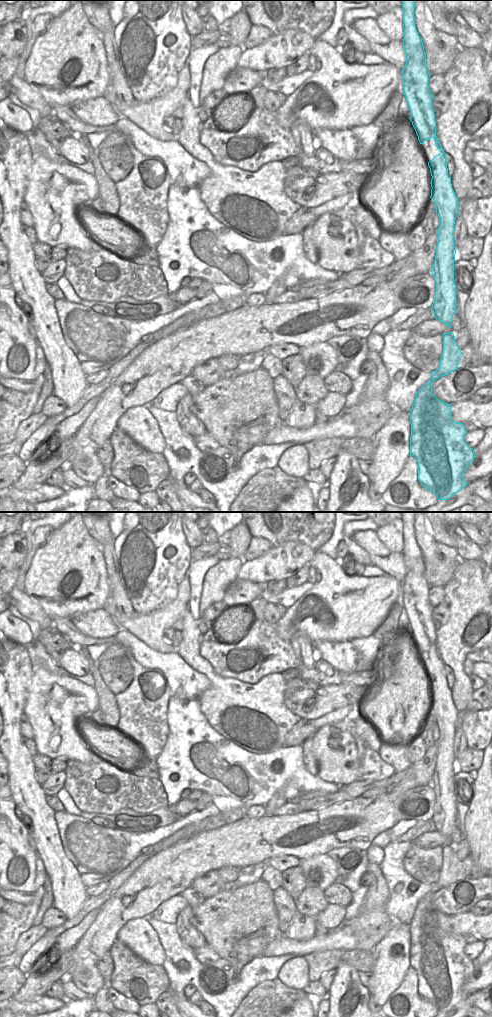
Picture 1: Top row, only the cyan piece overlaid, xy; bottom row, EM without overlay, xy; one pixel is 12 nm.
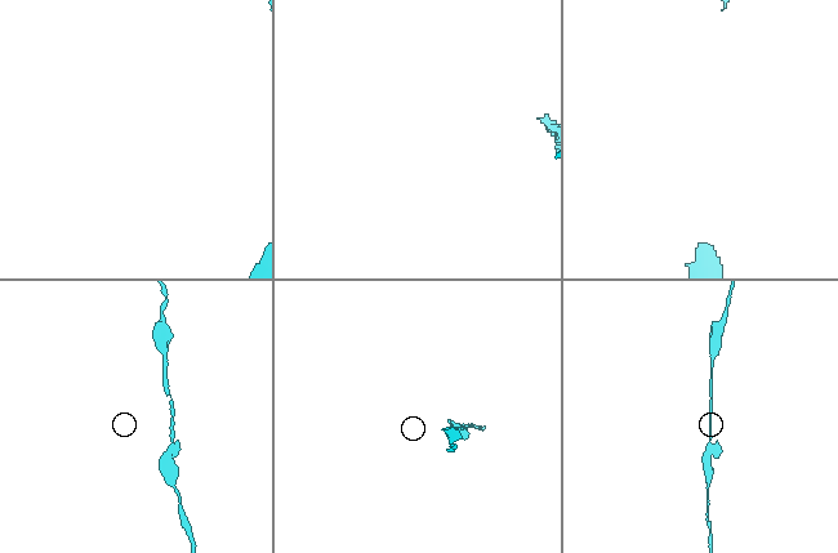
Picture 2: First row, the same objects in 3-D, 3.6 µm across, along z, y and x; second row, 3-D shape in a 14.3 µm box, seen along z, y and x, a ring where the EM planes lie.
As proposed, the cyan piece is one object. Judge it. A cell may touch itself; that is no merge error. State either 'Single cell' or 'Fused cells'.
Single cell.

